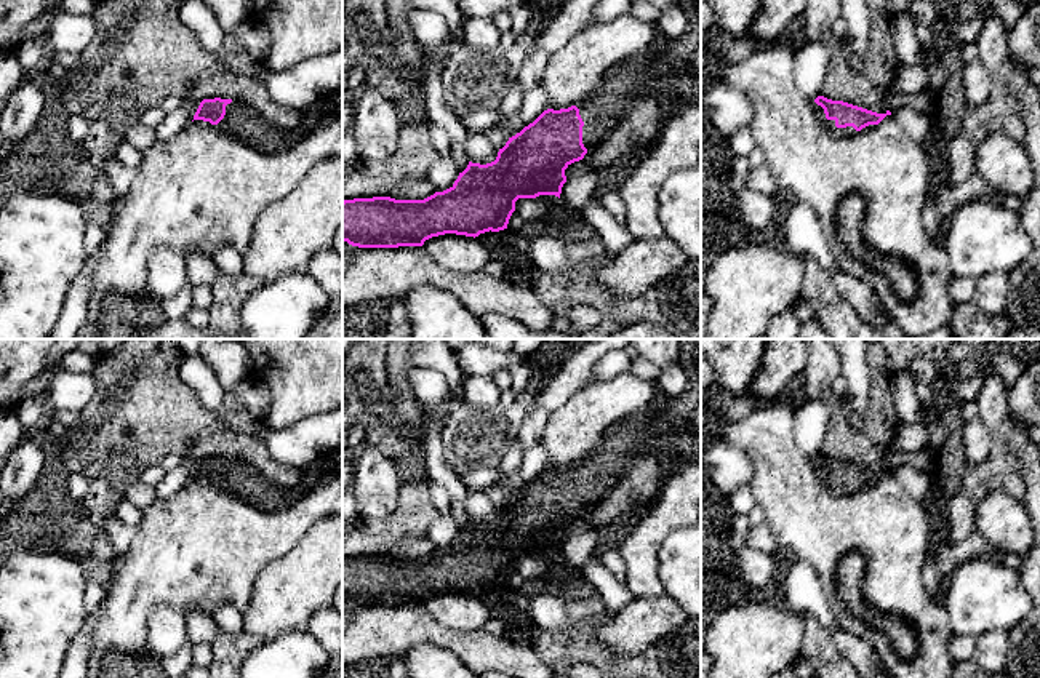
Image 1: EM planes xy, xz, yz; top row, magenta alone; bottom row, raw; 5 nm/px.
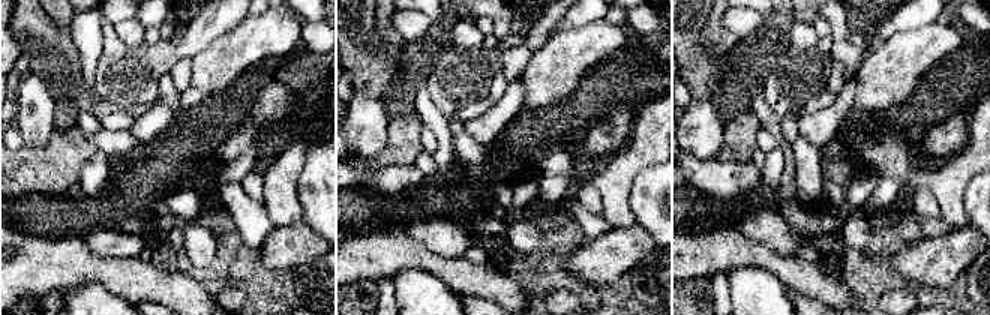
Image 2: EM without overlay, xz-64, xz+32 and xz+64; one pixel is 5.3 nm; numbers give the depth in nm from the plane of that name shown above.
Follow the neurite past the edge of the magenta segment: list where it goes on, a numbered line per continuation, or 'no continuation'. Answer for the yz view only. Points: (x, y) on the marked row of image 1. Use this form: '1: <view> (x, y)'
1: yz (829, 125)

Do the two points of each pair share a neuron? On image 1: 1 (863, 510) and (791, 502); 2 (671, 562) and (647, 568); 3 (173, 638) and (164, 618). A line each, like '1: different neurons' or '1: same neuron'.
1: same neuron
2: different neurons
3: same neuron

